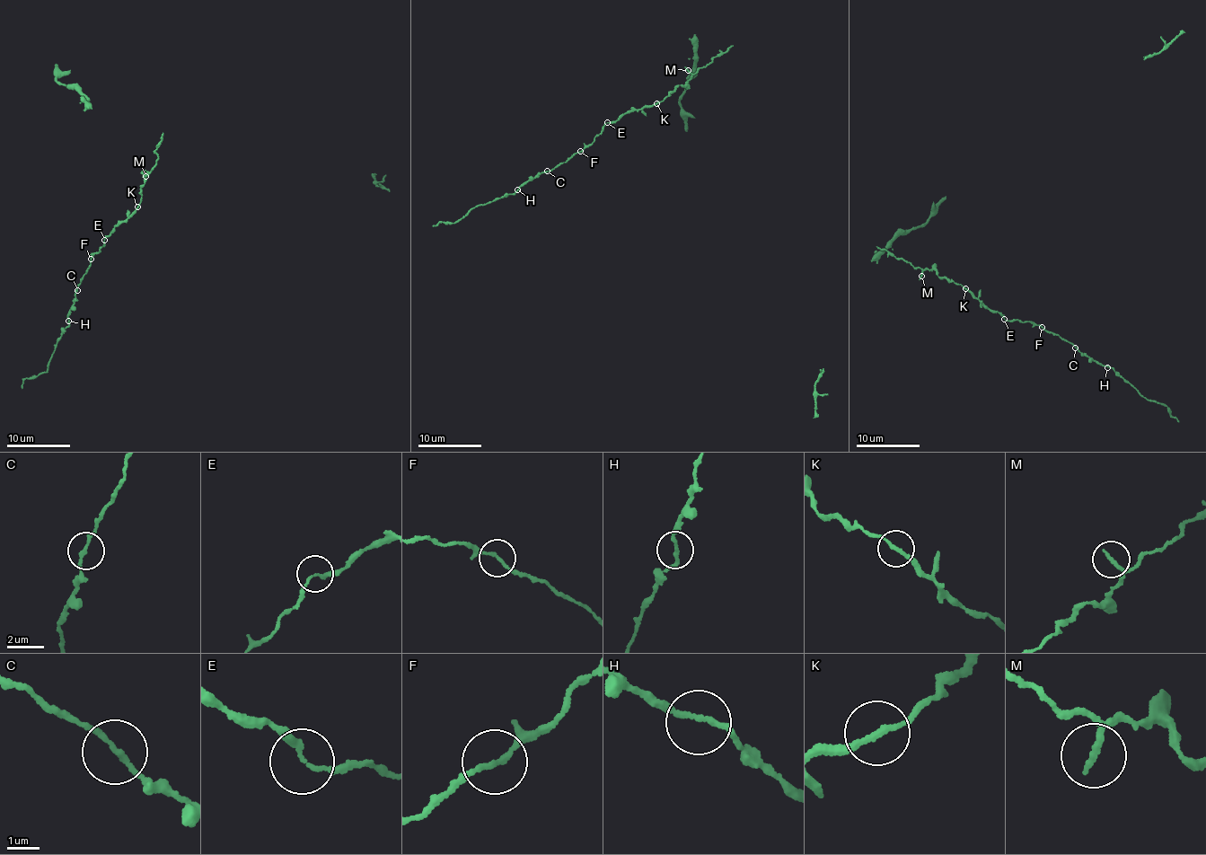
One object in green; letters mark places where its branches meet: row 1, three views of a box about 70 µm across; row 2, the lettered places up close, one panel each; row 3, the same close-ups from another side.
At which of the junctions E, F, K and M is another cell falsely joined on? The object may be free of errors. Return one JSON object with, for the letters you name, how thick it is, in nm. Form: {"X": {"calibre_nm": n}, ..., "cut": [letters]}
{"cut": []}

